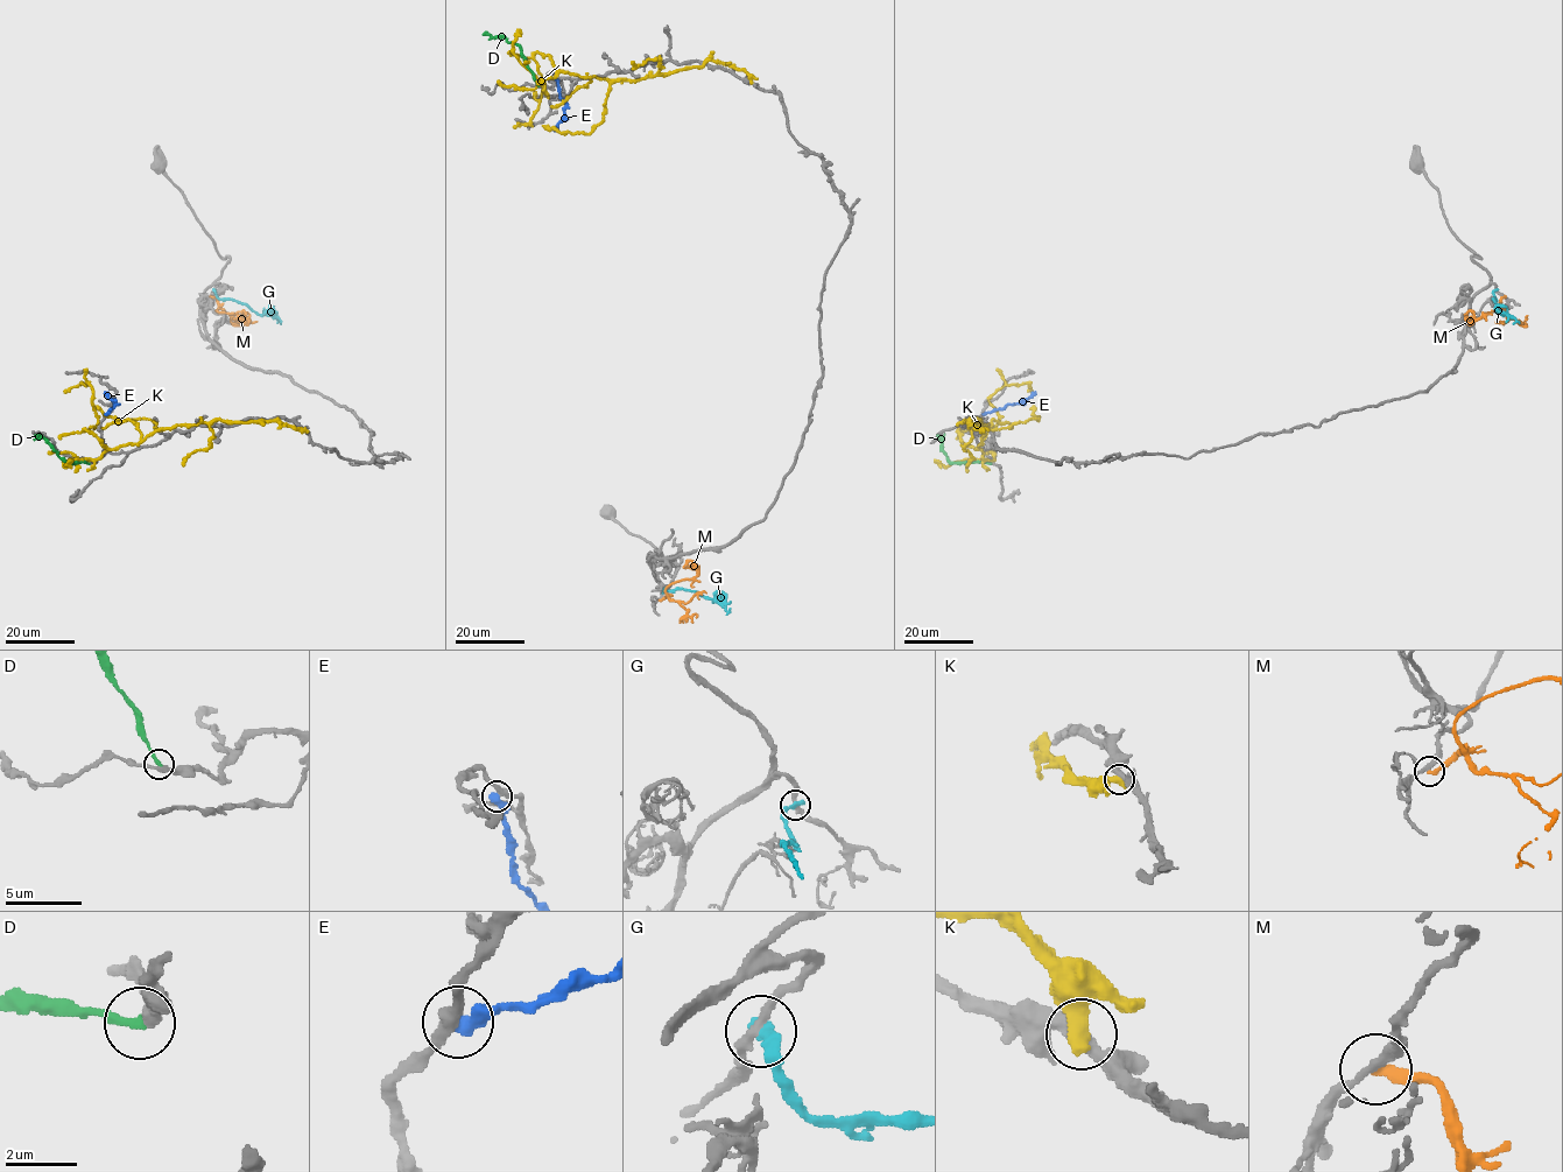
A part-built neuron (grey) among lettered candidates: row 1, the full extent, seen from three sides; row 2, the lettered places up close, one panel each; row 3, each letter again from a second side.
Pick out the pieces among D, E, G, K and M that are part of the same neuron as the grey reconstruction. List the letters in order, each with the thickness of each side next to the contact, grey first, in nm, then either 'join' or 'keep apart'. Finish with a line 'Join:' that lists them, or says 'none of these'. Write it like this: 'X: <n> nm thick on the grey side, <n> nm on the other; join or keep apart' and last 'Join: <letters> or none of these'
D: 320 nm thick on the grey side, 240 nm on the other; join
E: 360 nm thick on the grey side, 550 nm on the other; keep apart
G: 280 nm thick on the grey side, 380 nm on the other; keep apart
K: 400 nm thick on the grey side, 600 nm on the other; keep apart
M: 240 nm thick on the grey side, 280 nm on the other; keep apart
Join: D

